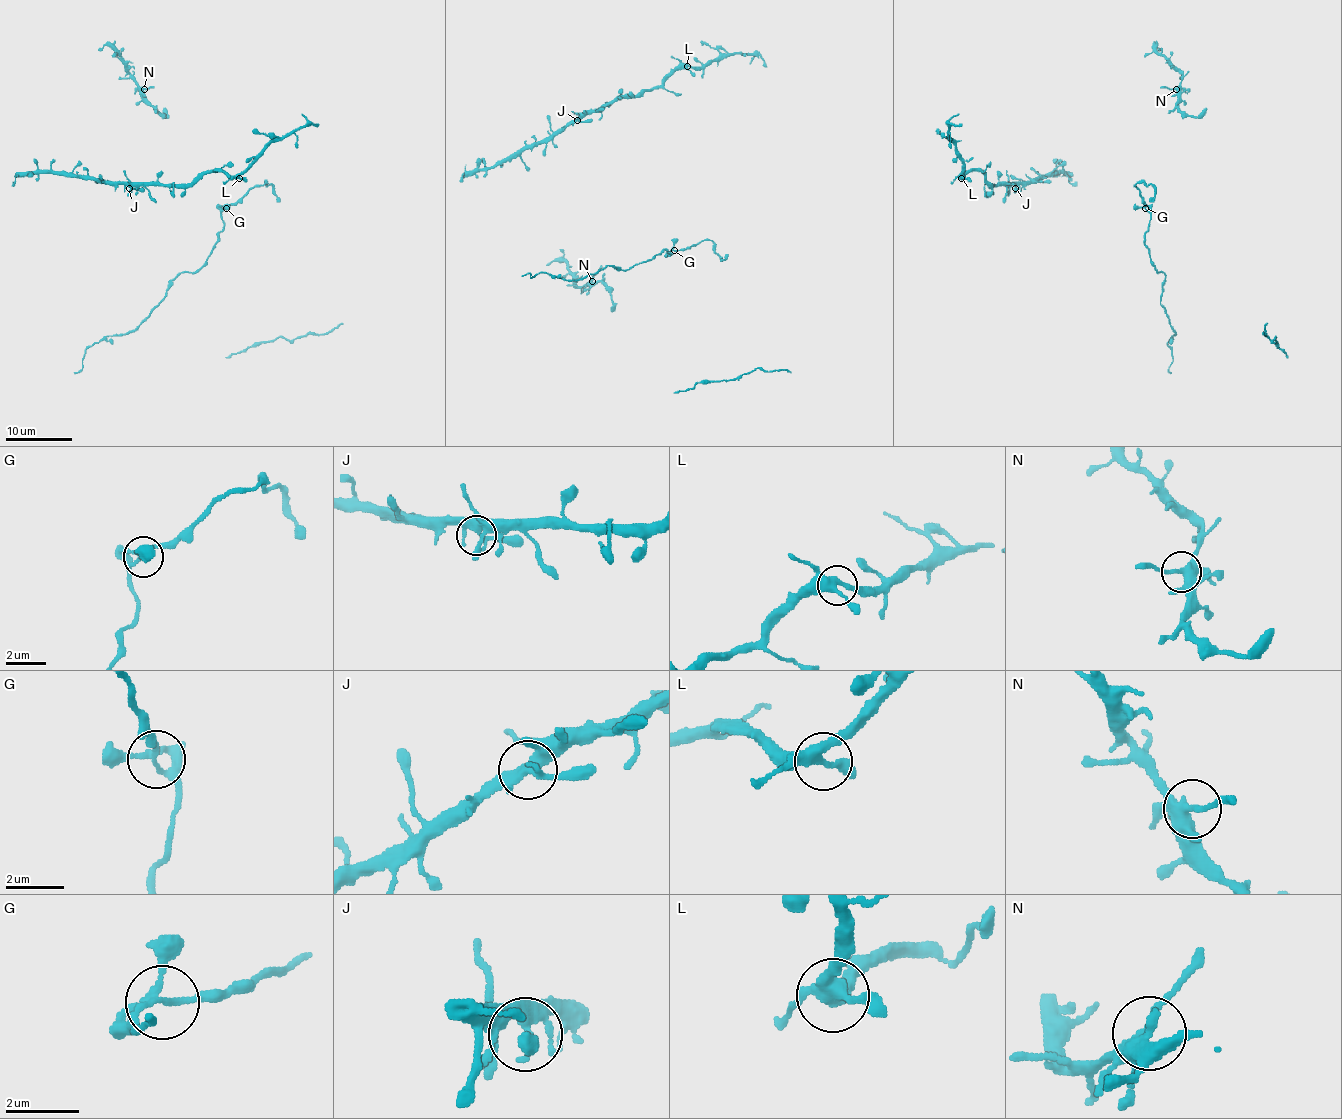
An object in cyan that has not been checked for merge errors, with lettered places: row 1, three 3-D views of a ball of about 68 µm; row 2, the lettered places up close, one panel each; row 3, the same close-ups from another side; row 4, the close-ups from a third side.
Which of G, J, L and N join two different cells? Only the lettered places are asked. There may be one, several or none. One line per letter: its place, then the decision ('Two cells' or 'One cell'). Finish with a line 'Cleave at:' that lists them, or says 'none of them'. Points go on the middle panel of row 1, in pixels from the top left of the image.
G: Place: (674, 250). One cell
J: Place: (577, 120). One cell
L: Place: (687, 66). One cell
N: Place: (592, 281). One cell
Cleave at: none of them

